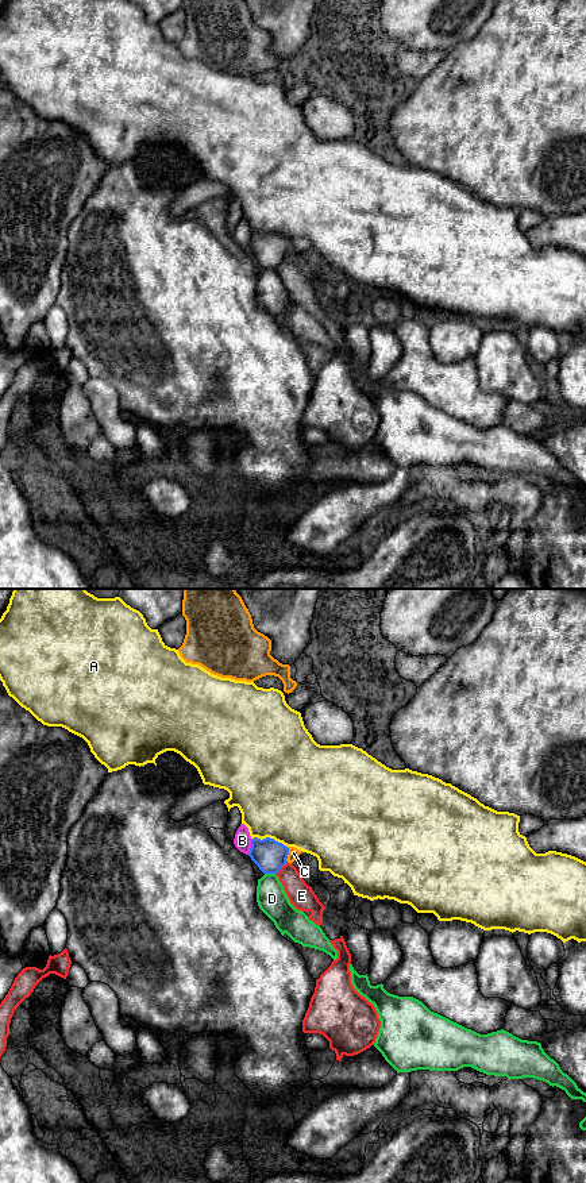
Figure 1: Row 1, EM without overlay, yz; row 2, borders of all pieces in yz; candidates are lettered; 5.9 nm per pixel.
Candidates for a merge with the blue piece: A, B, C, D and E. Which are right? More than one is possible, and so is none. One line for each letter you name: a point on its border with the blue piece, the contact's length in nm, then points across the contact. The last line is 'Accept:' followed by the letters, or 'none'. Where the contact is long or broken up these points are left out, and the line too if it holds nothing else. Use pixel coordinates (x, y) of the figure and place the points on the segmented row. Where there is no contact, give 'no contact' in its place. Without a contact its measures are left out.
Accept: none

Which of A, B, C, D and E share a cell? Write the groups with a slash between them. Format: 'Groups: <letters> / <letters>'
Groups: A / B / C / D / E

